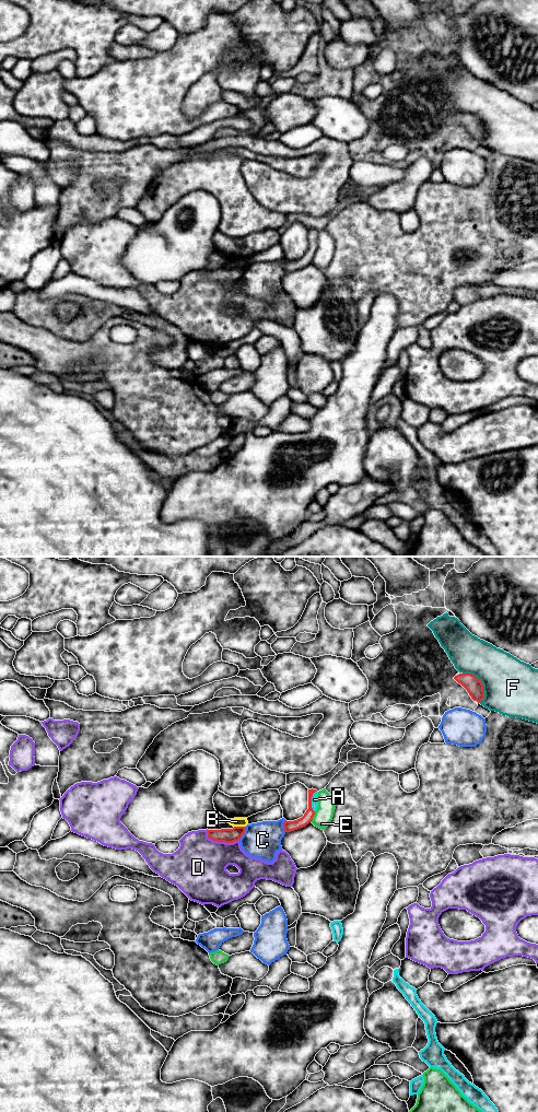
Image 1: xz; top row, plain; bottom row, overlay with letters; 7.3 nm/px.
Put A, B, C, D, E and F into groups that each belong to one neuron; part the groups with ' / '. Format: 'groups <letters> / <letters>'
groups A / B / C / D / E / F

